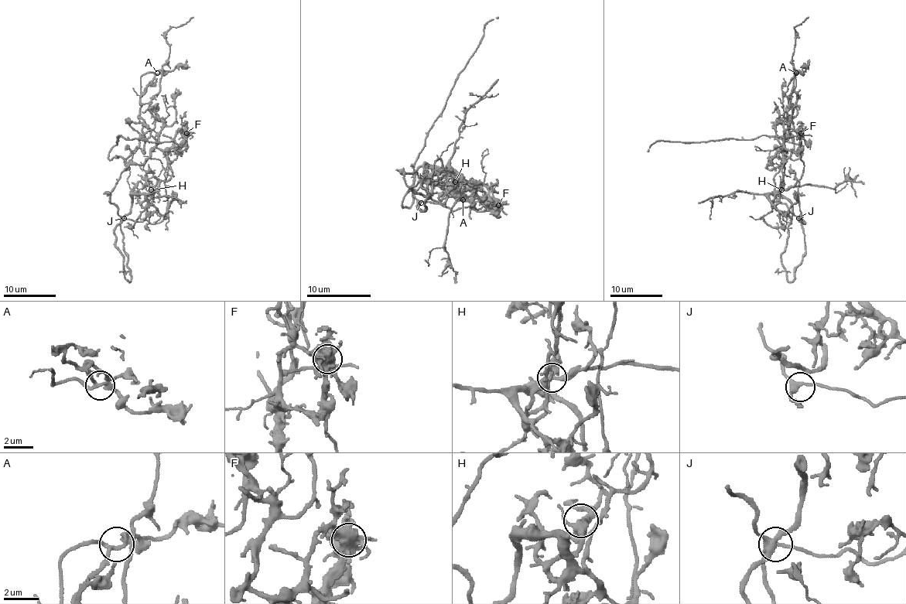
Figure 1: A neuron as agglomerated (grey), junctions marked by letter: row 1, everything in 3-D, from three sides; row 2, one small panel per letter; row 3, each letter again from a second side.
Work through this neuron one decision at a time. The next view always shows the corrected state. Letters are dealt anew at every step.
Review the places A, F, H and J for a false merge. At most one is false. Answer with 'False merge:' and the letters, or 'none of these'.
False merge: F

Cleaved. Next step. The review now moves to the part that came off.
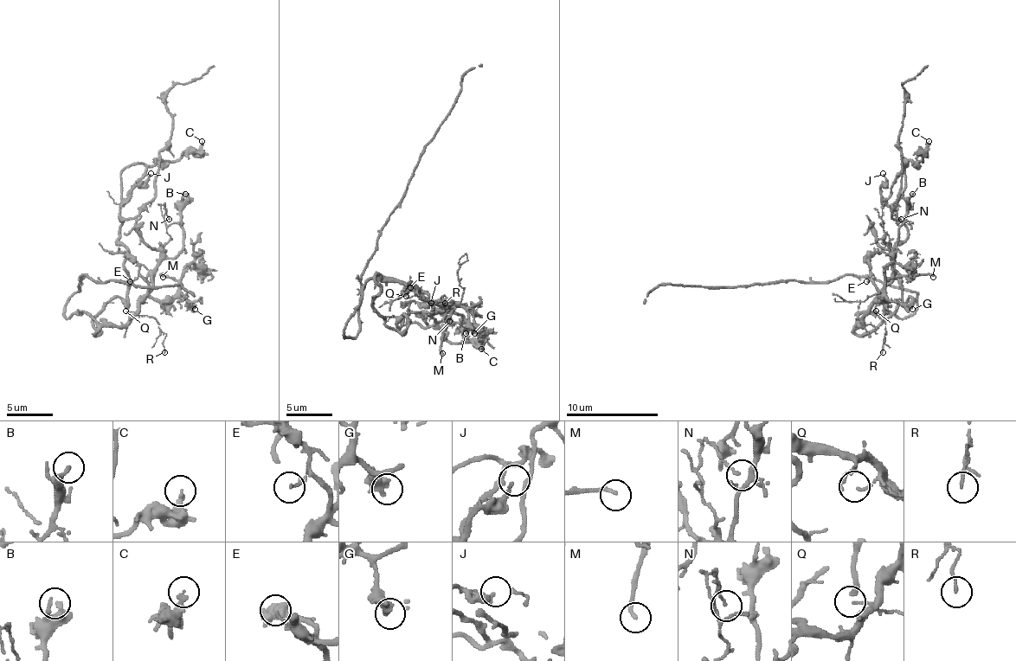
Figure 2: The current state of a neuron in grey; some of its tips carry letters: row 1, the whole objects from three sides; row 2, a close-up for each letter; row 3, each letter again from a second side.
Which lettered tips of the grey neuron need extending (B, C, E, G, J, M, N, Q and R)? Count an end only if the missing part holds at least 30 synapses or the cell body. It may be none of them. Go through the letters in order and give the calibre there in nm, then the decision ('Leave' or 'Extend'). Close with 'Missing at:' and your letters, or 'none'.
B: Thickness 320 nm. Leave
C: Thickness 260 nm. Leave
E: Thickness 110 nm. Leave
G: Thickness 480 nm. Leave
J: Thickness 150 nm. Leave
M: Thickness 160 nm. Leave
N: Thickness 80 nm. Leave
Q: Thickness 90 nm. Leave
R: Thickness 120 nm. Leave
Missing at: none

